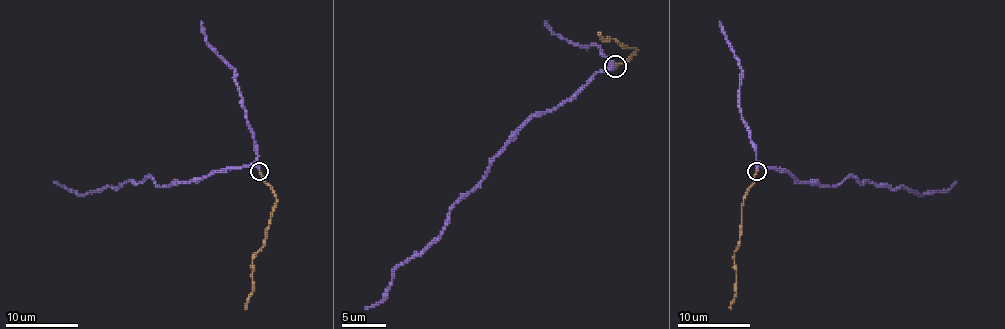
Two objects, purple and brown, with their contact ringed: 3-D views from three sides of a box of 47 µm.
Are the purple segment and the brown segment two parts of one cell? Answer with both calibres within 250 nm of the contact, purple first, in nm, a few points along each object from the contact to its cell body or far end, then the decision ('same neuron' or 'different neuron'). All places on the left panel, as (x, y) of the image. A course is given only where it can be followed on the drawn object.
320/190 nm | purple via (259, 170), (232, 167), (161, 187), (146, 176), (139, 183), (117, 189), (103, 187), (84, 194), (53, 181) | brown via (259, 170), (276, 198), (276, 205), (265, 245), (252, 260), (252, 294), (245, 309) | same neuron

